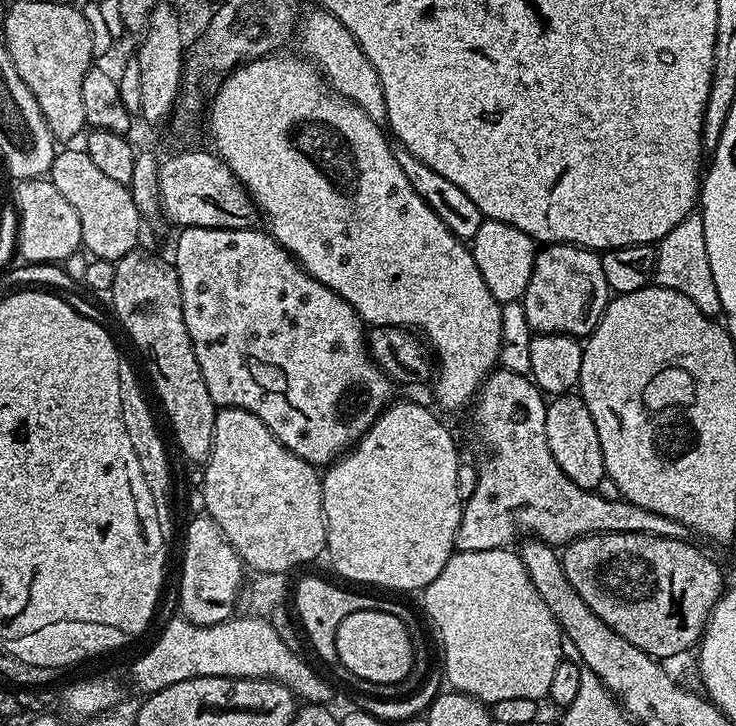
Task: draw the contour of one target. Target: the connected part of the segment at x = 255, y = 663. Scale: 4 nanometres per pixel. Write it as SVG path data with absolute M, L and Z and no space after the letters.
M233 615L231 620L223 620L212 626L198 626L194 622L177 618L160 632L160 637L132 664L132 680L140 694L151 694L174 682L186 682L186 678L203 676L225 676L226 678L262 678L282 682L295 695L304 701L308 697L308 683L314 679L312 668L280 637L280 632L271 624L271 619L263 615Z

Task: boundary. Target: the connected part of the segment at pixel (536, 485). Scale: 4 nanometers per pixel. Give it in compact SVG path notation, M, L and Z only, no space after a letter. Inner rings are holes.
M497 367L480 385L480 391L474 397L475 408L476 428L480 431L481 442L488 447L488 457L485 458L484 465L479 465L480 477L474 486L474 494L470 494L470 498L463 501L455 551L508 548L515 536L529 536L553 546L567 546L581 536L599 536L601 532L633 532L671 540L689 539L690 529L682 522L674 522L674 518L666 518L664 514L654 514L654 510L642 510L642 506L634 506L623 498L611 500L600 496L599 491L582 489L563 473L547 448L548 405L540 389L527 375Z

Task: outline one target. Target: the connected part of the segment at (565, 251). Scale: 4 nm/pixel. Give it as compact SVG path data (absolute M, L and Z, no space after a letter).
M549 244L537 251L530 286L526 286L522 301L525 320L533 333L562 332L587 338L596 329L610 299L600 257L599 251L577 248L574 244Z

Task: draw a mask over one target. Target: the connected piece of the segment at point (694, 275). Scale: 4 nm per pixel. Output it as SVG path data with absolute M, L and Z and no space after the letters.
M693 214L678 222L678 226L674 226L674 230L670 230L670 234L655 245L655 249L655 283L662 288L678 290L678 294L686 294L686 298L690 298L690 302L694 302L694 306L710 318L719 317L718 286L714 286L714 274L710 274L710 254L706 254L706 230L702 226L701 216Z

